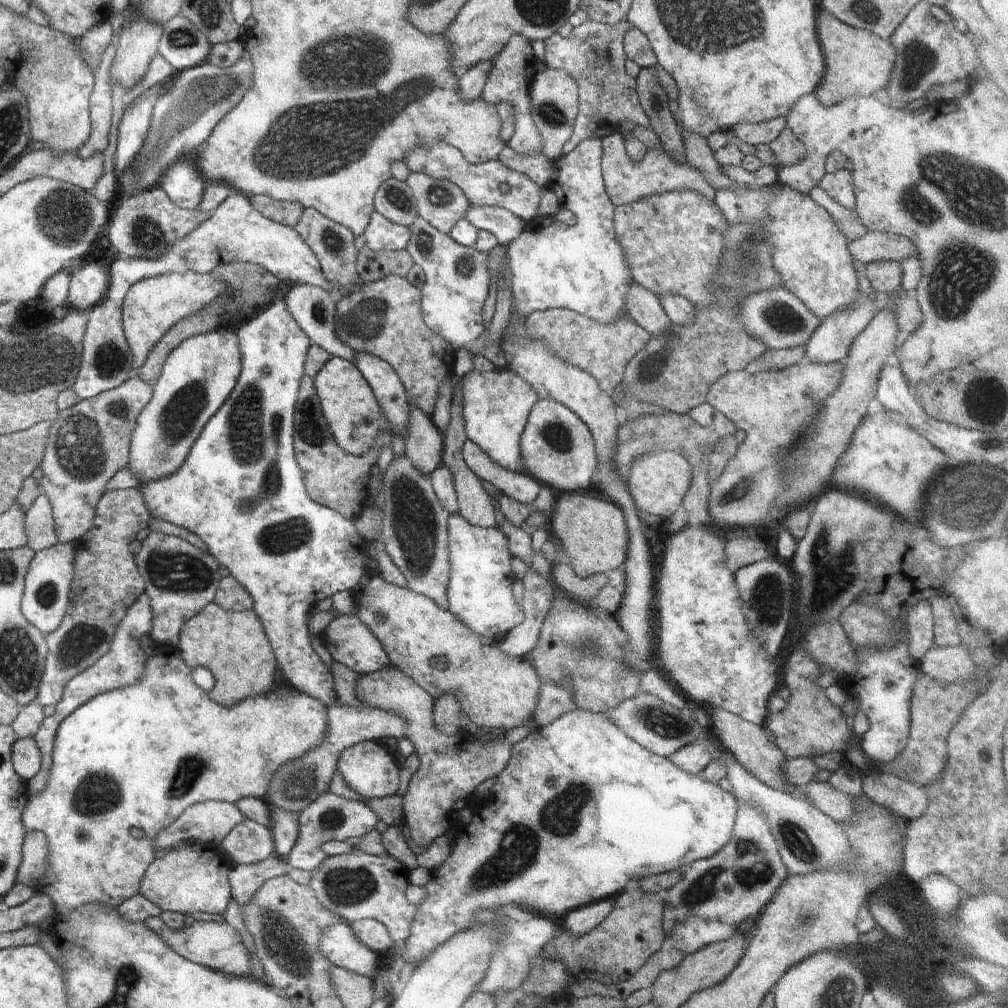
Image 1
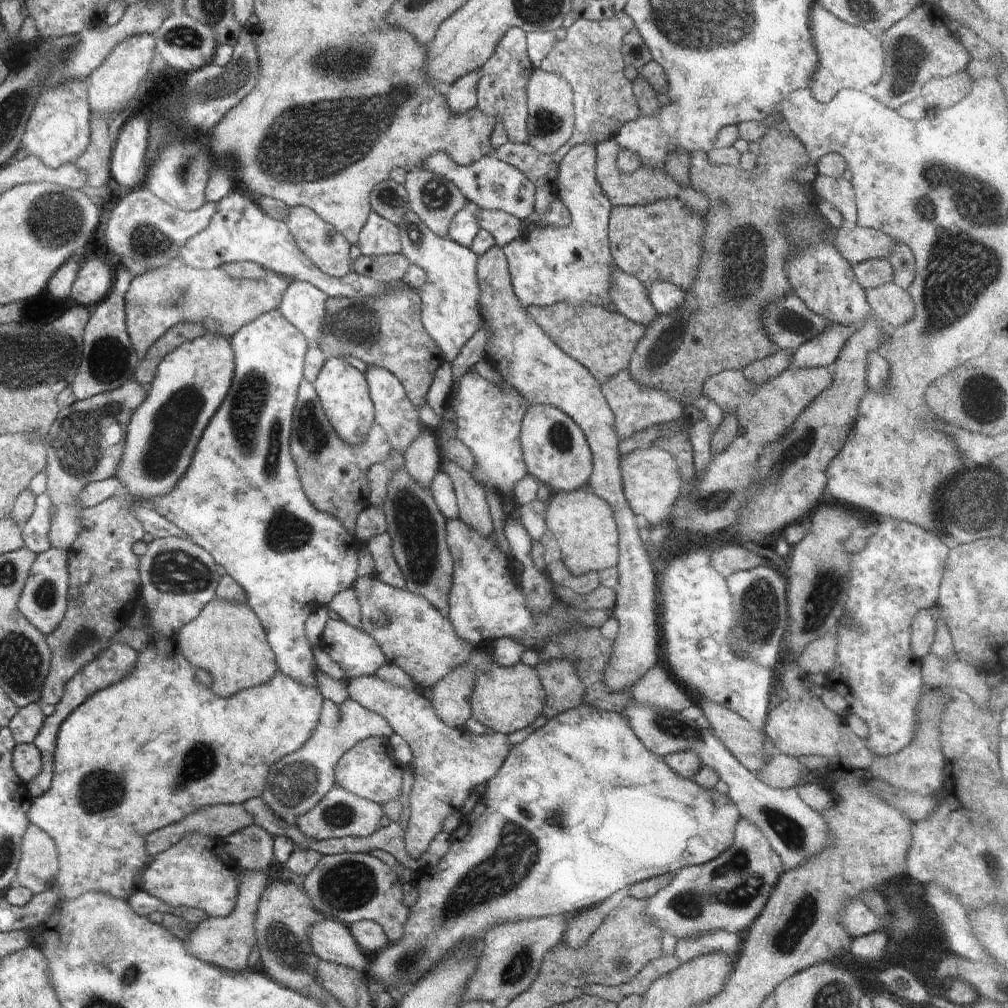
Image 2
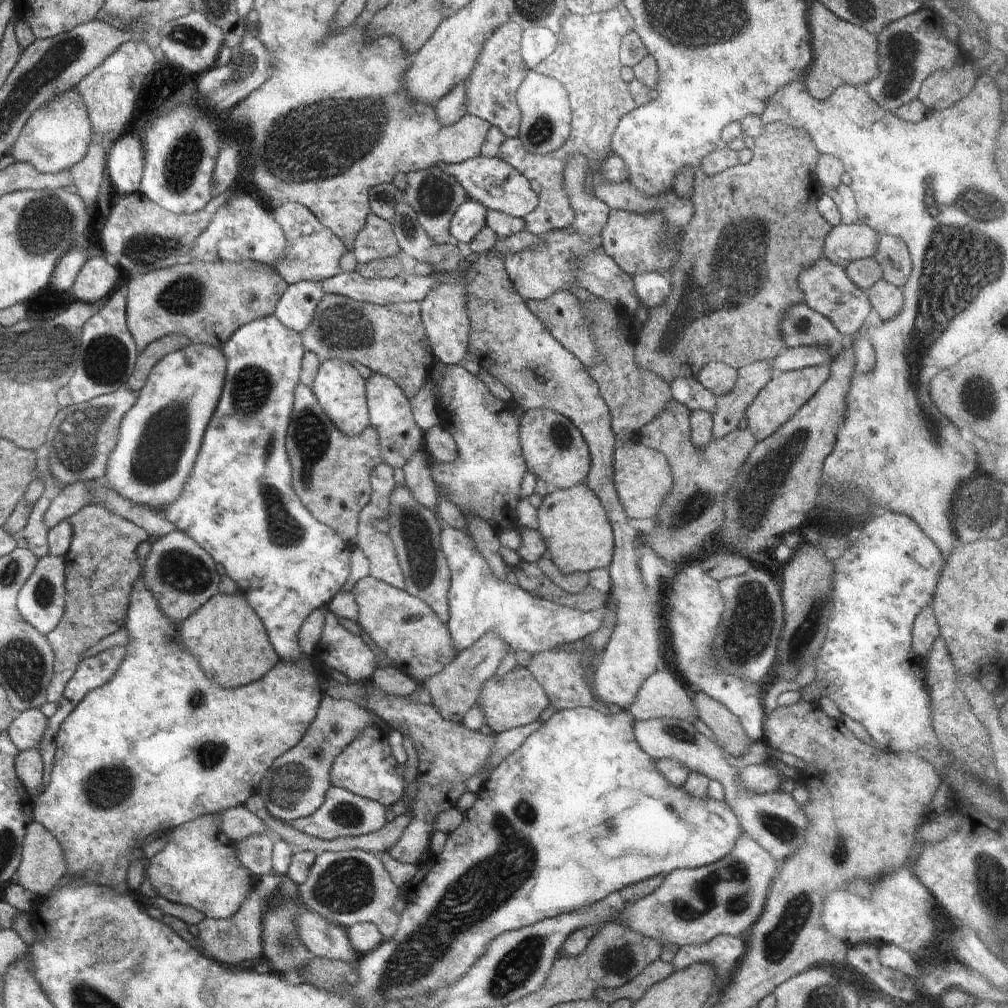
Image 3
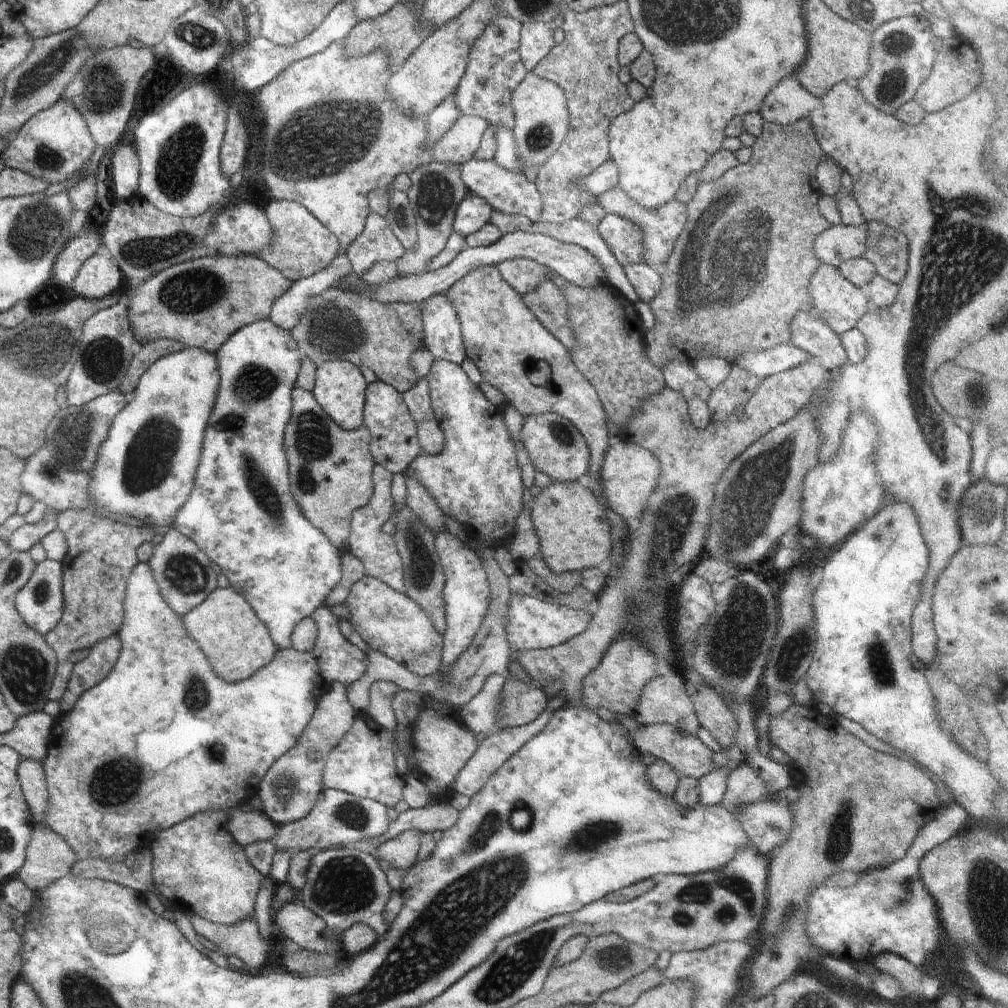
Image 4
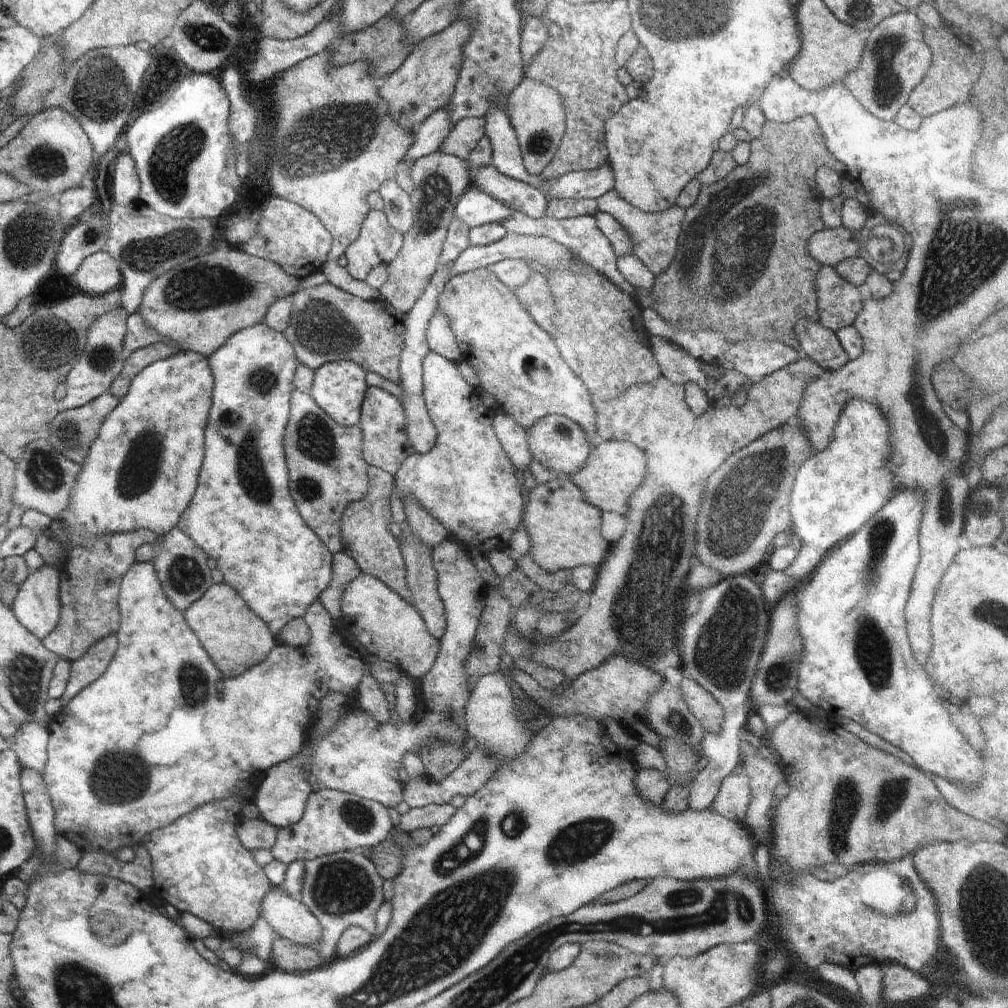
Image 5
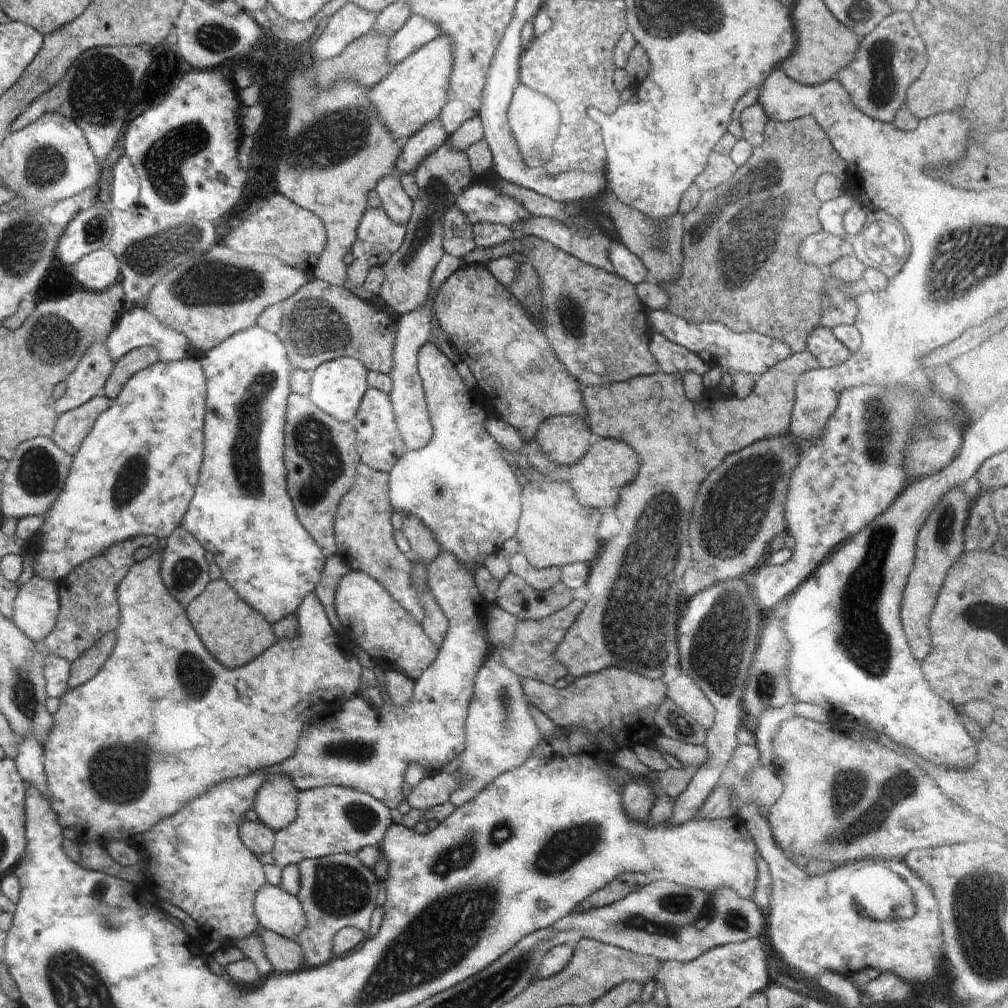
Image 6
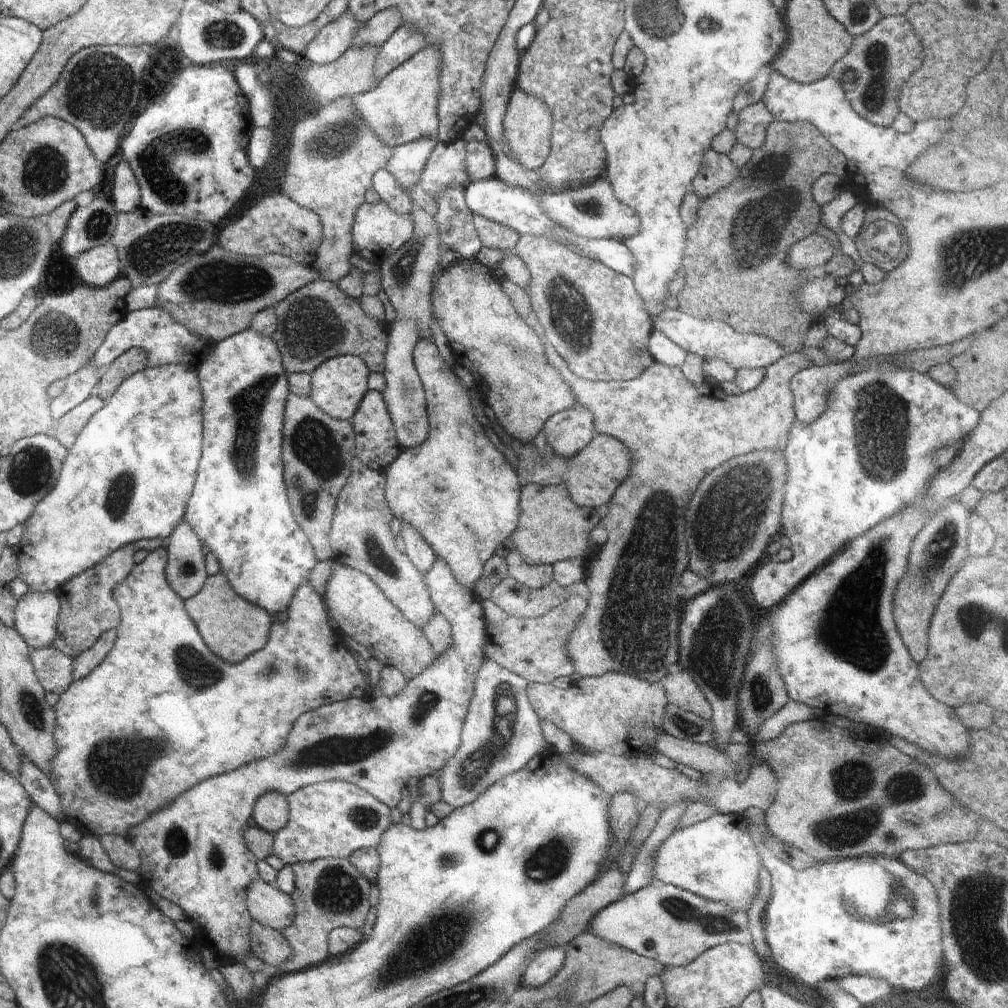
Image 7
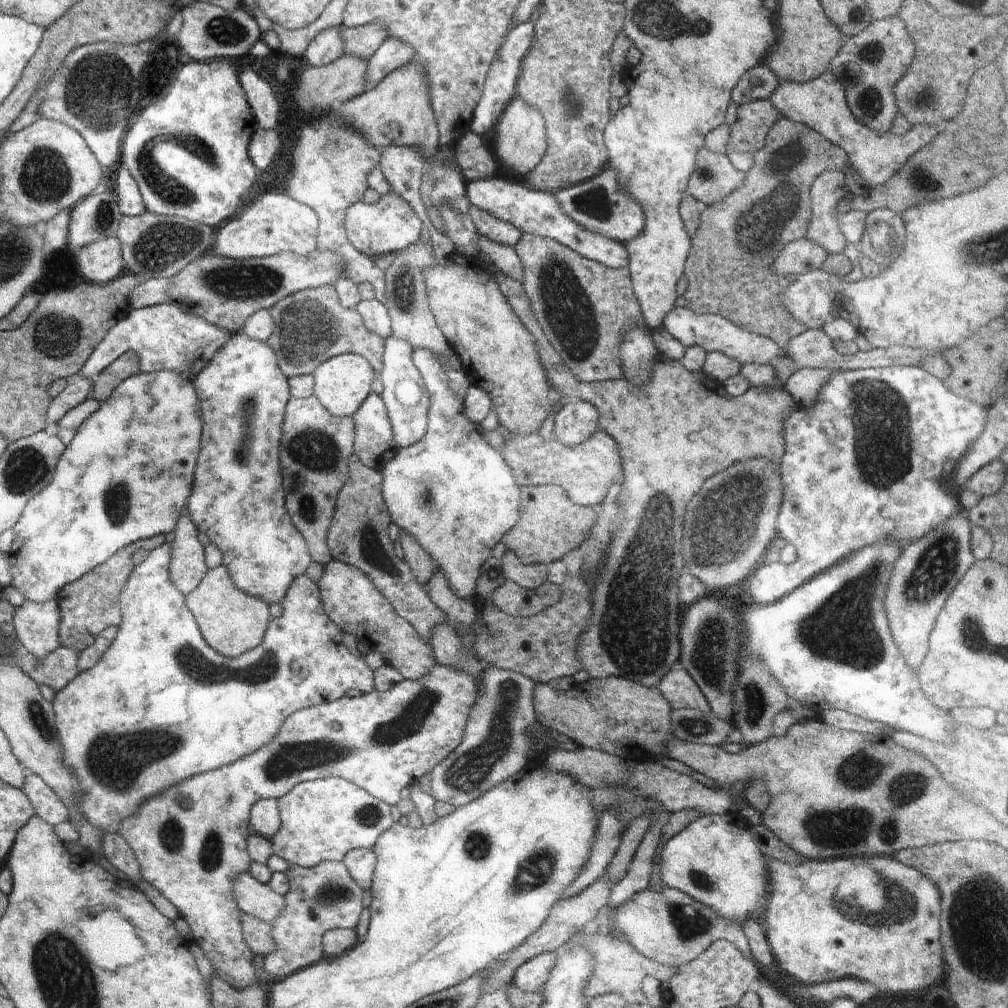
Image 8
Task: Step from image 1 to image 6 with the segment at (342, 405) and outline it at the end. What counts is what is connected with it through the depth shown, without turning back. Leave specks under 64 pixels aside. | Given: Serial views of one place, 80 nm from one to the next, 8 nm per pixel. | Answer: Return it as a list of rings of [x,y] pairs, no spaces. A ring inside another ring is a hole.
[[[342,357],[326,361],[317,366],[311,375],[310,400],[326,414],[337,421],[350,423],[358,412],[362,397],[369,387],[367,383],[368,369],[352,357]]]

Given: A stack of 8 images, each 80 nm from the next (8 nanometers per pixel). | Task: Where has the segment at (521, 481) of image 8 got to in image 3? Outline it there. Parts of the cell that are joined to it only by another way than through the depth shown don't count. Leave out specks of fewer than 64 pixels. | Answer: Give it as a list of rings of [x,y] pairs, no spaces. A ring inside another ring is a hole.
[[[635,440],[625,441],[613,454],[613,477],[620,502],[628,518],[656,520],[661,503],[672,492],[671,466],[659,450]]]

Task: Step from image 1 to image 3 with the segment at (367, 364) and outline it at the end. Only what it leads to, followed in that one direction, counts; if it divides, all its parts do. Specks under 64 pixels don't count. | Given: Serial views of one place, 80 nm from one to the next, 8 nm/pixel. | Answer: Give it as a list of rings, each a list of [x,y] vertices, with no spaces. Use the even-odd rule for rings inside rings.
[[[372,373],[365,380],[369,424],[379,434],[379,451],[383,462],[393,469],[402,468],[420,448],[423,448],[423,431],[416,424],[411,402],[404,396],[402,389],[390,378],[380,373]]]

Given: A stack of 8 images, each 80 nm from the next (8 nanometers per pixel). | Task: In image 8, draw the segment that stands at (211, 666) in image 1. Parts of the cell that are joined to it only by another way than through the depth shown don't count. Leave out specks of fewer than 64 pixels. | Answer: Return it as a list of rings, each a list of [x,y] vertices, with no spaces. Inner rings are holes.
[[[224,565],[207,570],[197,589],[185,596],[185,603],[188,610],[194,614],[208,646],[231,659],[260,646],[272,619],[269,606],[263,600],[254,598],[234,586]]]

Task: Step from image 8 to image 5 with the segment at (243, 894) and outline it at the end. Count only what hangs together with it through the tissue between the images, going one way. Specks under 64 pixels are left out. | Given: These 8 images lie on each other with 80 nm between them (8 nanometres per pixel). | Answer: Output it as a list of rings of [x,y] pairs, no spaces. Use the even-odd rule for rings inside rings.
[[[272,886],[261,899],[261,910],[265,921],[278,937],[293,943],[315,947],[323,937],[319,920],[307,906],[293,898],[281,888]]]

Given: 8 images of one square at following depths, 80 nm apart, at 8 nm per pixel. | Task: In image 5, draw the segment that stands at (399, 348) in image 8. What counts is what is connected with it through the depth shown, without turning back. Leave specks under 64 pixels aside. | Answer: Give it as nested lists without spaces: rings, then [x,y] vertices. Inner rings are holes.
[[[452,263],[439,264],[436,272],[431,276],[426,290],[403,316],[401,321],[404,327],[404,342],[399,358],[399,373],[401,374],[400,388],[403,390],[403,398],[400,400],[407,418],[407,435],[416,453],[424,454],[430,452],[437,441],[437,430],[430,418],[425,398],[423,397],[423,360],[429,353],[427,326],[435,310],[438,308],[438,297],[444,290],[445,284],[449,281],[449,268],[451,266]]]

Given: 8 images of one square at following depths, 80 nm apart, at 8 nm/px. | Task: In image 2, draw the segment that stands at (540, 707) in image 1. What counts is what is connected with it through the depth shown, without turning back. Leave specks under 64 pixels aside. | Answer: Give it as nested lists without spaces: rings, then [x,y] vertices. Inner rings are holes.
[[[566,659],[540,661],[534,670],[539,674],[545,690],[541,714],[551,719],[561,712],[584,704],[582,681],[570,661]]]

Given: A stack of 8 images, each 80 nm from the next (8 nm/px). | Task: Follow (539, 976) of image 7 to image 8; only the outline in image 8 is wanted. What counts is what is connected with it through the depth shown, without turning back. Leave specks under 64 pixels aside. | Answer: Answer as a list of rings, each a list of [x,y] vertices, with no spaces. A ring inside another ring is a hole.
[[[548,951],[532,957],[516,969],[511,984],[522,992],[541,992],[555,962],[555,951]]]

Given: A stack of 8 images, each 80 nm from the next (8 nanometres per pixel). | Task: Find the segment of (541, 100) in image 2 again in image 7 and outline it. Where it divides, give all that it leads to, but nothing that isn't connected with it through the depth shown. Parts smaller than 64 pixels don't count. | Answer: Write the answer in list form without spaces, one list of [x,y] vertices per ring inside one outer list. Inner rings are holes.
[[[514,88],[503,120],[504,136],[508,146],[521,165],[529,169],[539,169],[551,151],[553,116],[551,110],[539,98]]]

